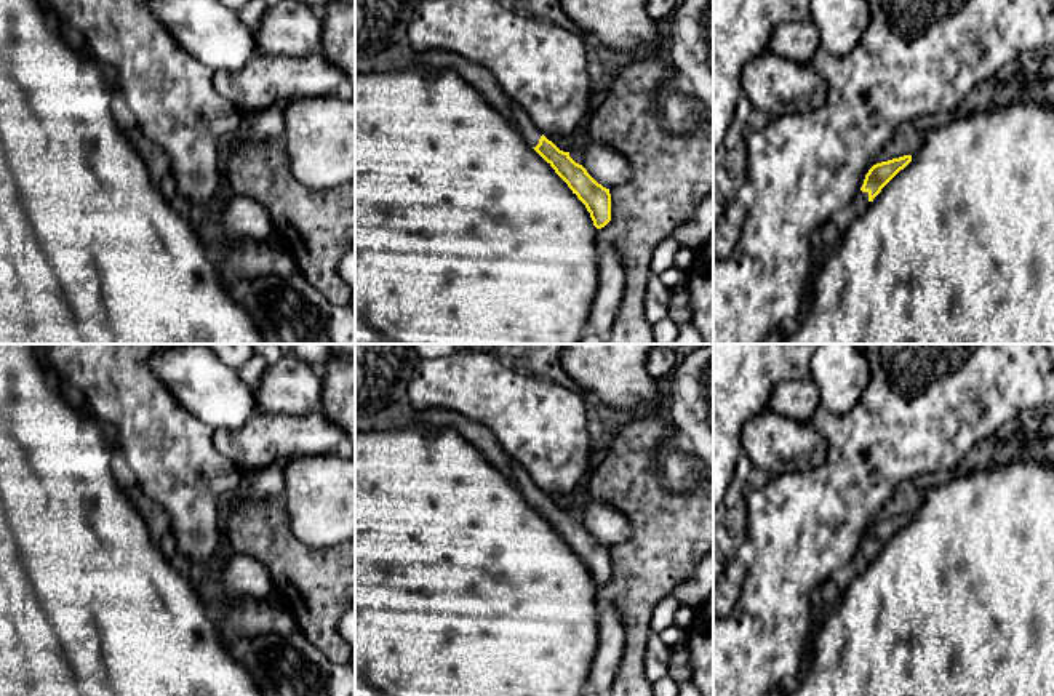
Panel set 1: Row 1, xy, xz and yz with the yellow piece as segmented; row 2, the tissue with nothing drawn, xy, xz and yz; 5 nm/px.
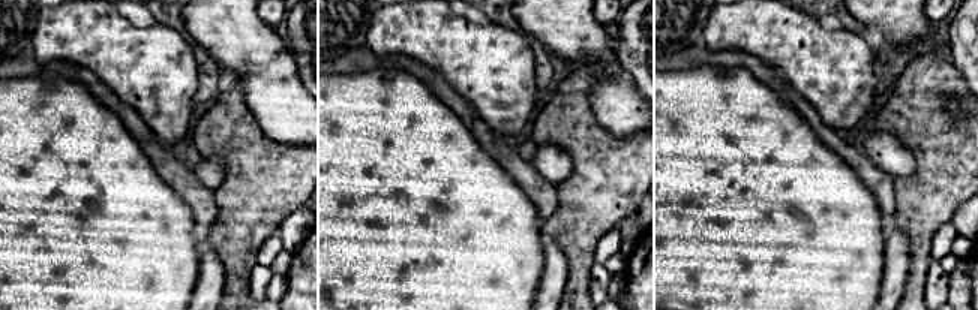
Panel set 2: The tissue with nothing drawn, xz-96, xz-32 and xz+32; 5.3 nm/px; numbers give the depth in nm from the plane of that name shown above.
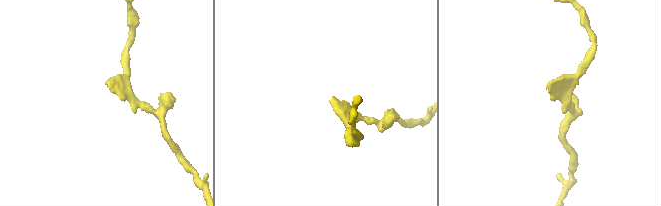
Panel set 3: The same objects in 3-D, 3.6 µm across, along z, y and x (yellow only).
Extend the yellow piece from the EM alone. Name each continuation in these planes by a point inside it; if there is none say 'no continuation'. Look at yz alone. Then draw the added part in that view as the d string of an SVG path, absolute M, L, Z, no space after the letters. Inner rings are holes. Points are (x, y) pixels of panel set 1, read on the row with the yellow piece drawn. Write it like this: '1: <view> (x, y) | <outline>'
1: yz (858, 205) | M864 181L860 182L860 187L862 187L862 184L864 184ZM860 187L857 189L856 195L852 197L852 200L846 206L836 210L830 216L830 219L835 221L835 224L838 226L838 229L841 232L844 232L848 229L848 226L852 219L864 214L867 206L870 205L868 192L862 192Z

